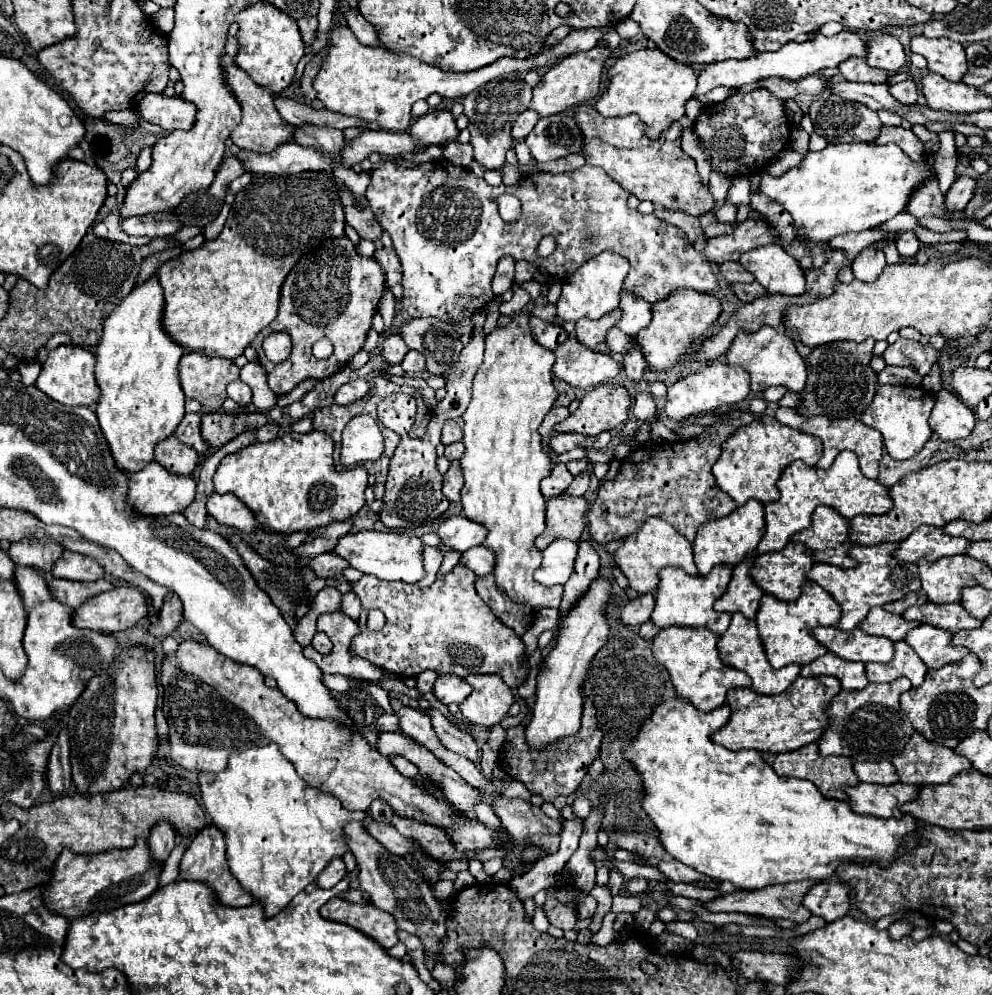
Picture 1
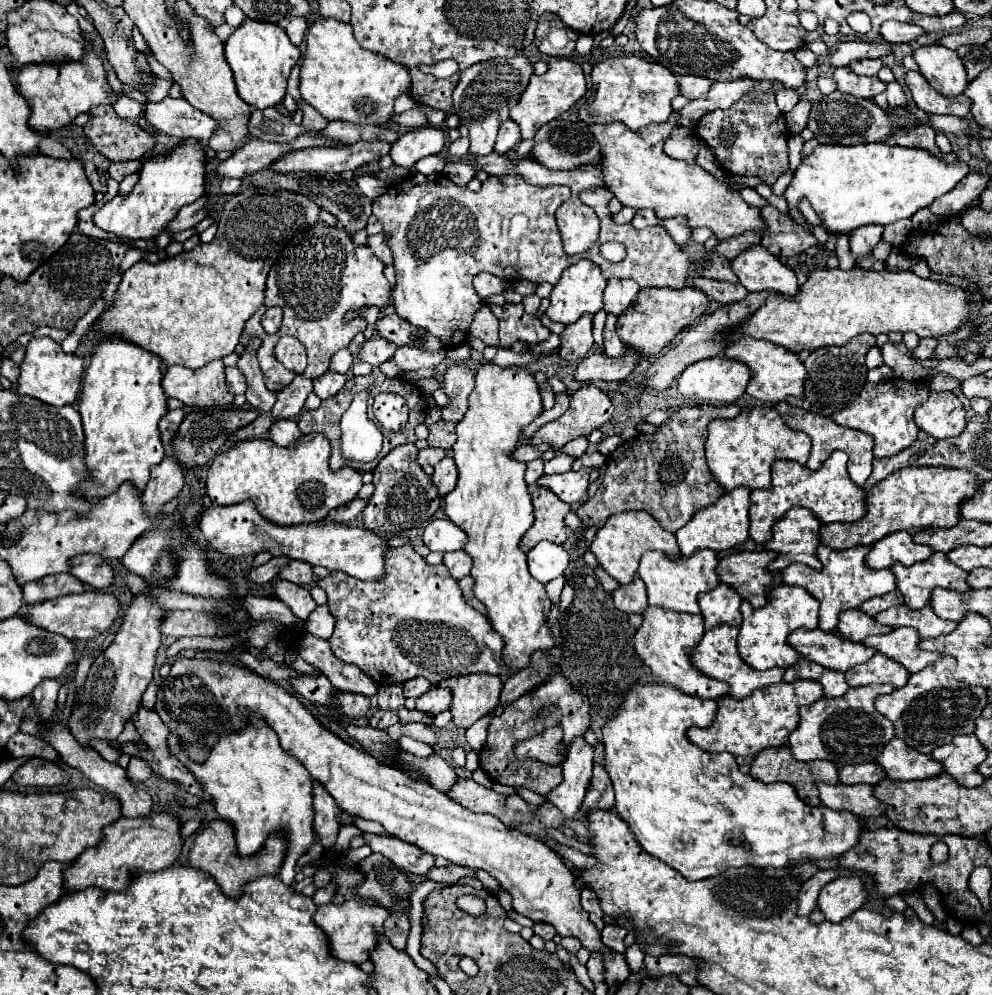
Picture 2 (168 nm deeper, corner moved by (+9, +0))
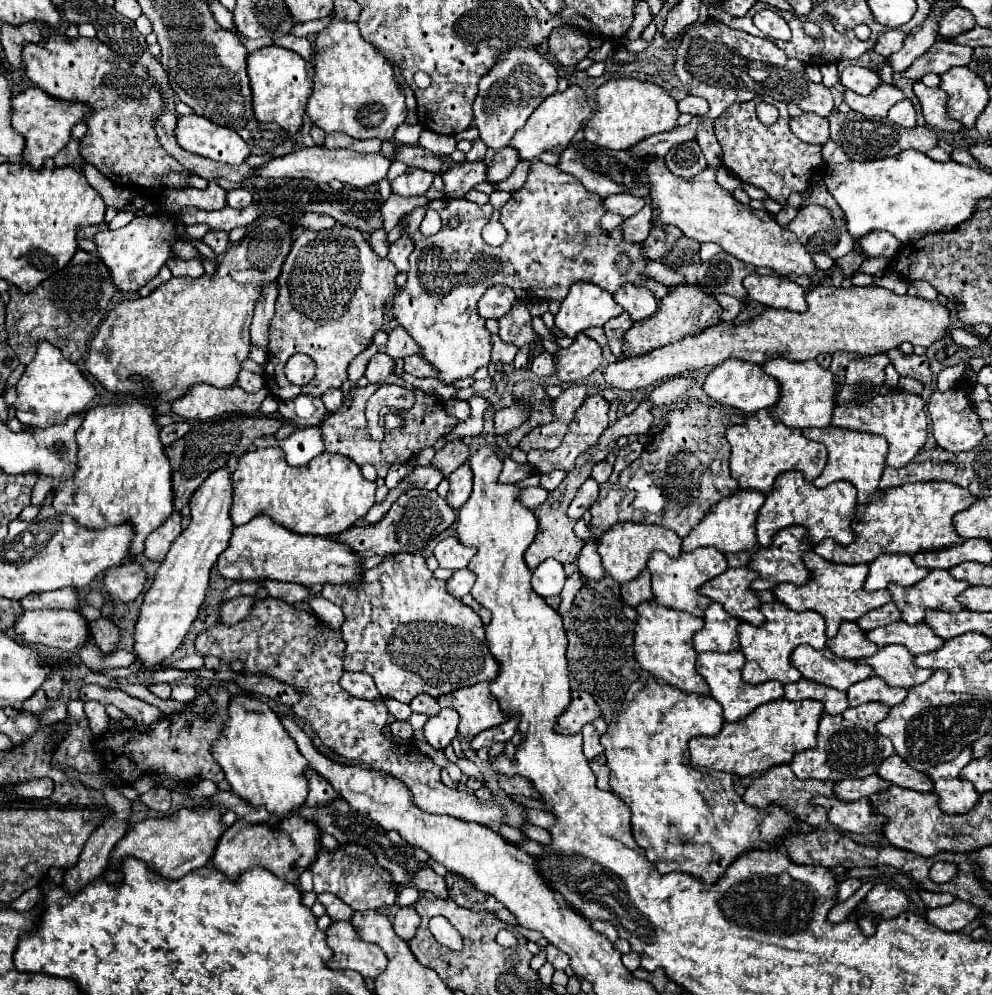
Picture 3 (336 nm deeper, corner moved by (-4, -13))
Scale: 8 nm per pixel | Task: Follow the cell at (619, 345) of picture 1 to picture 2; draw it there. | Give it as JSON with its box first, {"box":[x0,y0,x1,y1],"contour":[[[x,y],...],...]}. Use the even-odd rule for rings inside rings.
{"box":[594,310,606,348],"contour":[[[604,310],[594,314],[594,342],[598,348],[602,348],[602,332],[604,332],[604,324],[606,324],[606,314]]]}

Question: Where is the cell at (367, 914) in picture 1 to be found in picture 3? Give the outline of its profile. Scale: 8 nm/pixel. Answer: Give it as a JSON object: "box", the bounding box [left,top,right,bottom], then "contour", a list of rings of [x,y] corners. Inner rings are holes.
{"box":[327,921,387,977],"contour":[[[349,921],[331,923],[327,945],[333,949],[333,957],[327,961],[331,969],[353,969],[363,977],[377,977],[387,967],[387,957],[381,947],[359,939]]]}

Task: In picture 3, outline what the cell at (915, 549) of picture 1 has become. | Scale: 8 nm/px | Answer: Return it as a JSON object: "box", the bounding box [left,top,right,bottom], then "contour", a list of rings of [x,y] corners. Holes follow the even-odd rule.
{"box":[865,555,929,591],"contour":[[[881,555],[869,563],[869,573],[865,579],[865,591],[885,589],[889,583],[899,583],[903,587],[919,583],[929,571],[917,567],[907,555]]]}

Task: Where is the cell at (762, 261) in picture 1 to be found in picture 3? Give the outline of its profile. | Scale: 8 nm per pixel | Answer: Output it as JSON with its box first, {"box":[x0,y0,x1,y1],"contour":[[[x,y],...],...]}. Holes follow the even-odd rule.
{"box":[743,273,805,311],"contour":[[[751,273],[743,279],[747,289],[747,297],[759,301],[765,307],[773,309],[789,309],[789,311],[805,311],[805,291],[791,279],[781,279],[777,275],[757,275]]]}

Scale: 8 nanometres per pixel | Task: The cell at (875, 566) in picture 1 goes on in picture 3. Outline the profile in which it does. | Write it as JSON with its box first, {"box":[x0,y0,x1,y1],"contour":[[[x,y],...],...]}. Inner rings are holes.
{"box":[773,551,891,639],"contour":[[[807,551],[803,555],[805,567],[809,569],[809,581],[805,585],[789,585],[789,583],[779,583],[773,589],[773,595],[777,601],[785,603],[791,611],[817,611],[825,619],[825,635],[831,639],[837,635],[837,627],[841,621],[855,621],[857,617],[865,615],[871,609],[877,609],[891,601],[891,595],[881,589],[877,593],[865,593],[863,581],[867,577],[869,567],[867,565],[835,565],[831,561],[821,559],[813,551]]]}

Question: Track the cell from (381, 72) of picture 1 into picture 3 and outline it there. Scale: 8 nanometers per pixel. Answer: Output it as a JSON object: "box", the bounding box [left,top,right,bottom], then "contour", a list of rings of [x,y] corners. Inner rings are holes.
{"box":[307,19,405,141],"contour":[[[333,19],[329,27],[325,27],[321,33],[317,33],[315,39],[315,75],[313,75],[313,93],[307,101],[307,117],[313,125],[323,129],[325,133],[345,133],[353,139],[381,139],[389,141],[395,135],[395,129],[405,121],[405,93],[401,91],[391,63],[381,57],[381,53],[365,41],[359,33],[357,23]]]}

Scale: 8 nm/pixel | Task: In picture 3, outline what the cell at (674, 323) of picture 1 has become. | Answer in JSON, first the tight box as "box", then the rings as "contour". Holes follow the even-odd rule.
{"box":[623,285,721,357],"contour":[[[675,285],[669,289],[669,293],[659,301],[659,307],[655,311],[655,315],[637,321],[623,337],[623,357],[637,357],[637,355],[645,355],[657,347],[669,345],[685,335],[697,335],[707,327],[717,325],[721,319],[721,307],[715,301],[715,297],[705,295],[703,291],[699,291],[695,285]]]}

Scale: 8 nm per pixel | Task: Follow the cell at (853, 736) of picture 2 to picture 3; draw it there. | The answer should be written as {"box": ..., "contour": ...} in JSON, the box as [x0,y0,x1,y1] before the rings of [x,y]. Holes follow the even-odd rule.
{"box":[789,703,893,779],"contour":[[[865,703],[839,715],[823,715],[817,731],[817,747],[793,755],[789,767],[799,779],[863,779],[875,773],[879,763],[893,755],[893,745],[877,731],[877,721],[885,719],[889,707],[883,703]]]}

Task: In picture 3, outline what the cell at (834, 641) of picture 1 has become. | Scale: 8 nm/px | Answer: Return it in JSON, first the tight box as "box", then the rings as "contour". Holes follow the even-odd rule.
{"box":[791,645,873,691],"contour":[[[799,645],[791,653],[791,665],[801,673],[803,679],[847,691],[849,685],[863,681],[873,675],[871,667],[865,667],[855,661],[837,659],[837,655],[829,653],[829,649],[817,651],[809,645]]]}

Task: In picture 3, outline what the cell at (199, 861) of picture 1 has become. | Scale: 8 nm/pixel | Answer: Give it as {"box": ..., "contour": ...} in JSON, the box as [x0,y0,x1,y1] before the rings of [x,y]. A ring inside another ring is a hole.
{"box":[211,815,321,883],"contour":[[[299,815],[285,817],[279,825],[249,823],[245,819],[239,819],[219,839],[211,863],[231,879],[239,877],[243,871],[249,871],[251,867],[265,867],[269,871],[273,869],[273,875],[277,875],[279,879],[295,883],[299,875],[305,869],[309,869],[311,863],[317,859],[319,835],[321,833],[317,823],[307,821]]]}

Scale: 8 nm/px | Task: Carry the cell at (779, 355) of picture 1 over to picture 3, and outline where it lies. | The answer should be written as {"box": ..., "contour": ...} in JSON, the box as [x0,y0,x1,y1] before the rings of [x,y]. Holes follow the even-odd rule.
{"box":[763,359,835,427],"contour":[[[773,359],[763,363],[763,371],[773,375],[781,383],[781,397],[771,413],[781,419],[787,427],[829,427],[835,407],[835,375],[829,369],[823,369],[815,359],[805,363],[793,363],[787,359]]]}

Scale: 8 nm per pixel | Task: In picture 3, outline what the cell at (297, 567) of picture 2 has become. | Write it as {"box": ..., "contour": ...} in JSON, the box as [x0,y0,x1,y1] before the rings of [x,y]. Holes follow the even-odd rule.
{"box":[263,581,309,603],"contour":[[[263,581],[263,587],[269,597],[281,599],[285,603],[297,603],[305,601],[309,597],[307,587],[301,587],[297,583],[277,583],[277,581]]]}

